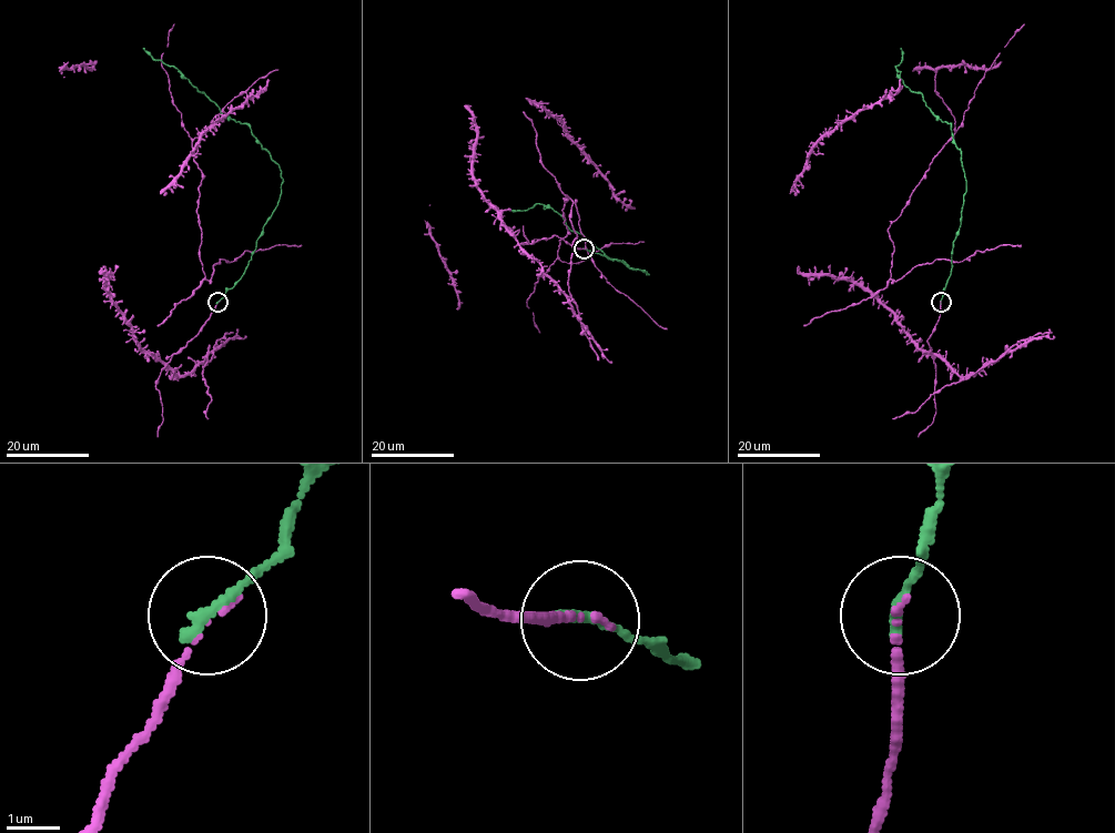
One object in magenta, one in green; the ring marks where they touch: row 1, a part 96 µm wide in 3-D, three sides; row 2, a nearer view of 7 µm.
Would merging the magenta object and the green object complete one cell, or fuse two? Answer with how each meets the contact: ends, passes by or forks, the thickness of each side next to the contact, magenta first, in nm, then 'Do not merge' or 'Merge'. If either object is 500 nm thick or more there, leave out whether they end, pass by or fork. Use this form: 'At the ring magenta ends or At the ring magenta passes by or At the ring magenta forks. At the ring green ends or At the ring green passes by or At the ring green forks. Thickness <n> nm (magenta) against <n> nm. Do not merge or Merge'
At the ring magenta ends. At the ring green ends. Thickness 90 nm (magenta) against 240 nm. Merge

